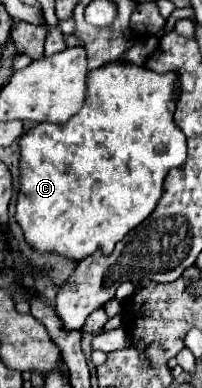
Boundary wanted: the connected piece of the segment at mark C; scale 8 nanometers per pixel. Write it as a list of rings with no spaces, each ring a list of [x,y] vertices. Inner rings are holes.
[[[114,61],[90,71],[88,99],[68,123],[40,123],[20,137],[22,177],[16,221],[26,241],[38,251],[56,251],[76,261],[96,249],[110,255],[114,245],[156,209],[168,171],[186,161],[186,135],[174,123],[176,101],[178,71],[160,75],[128,61]]]

